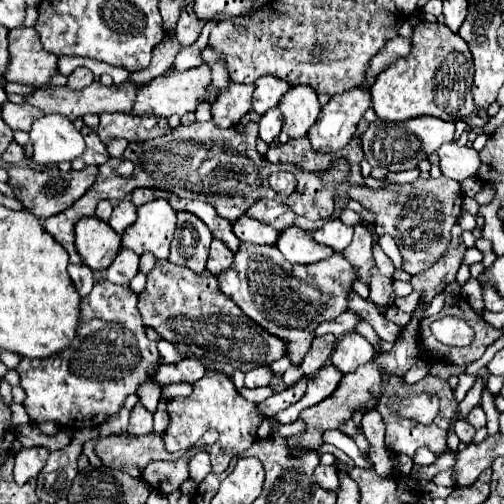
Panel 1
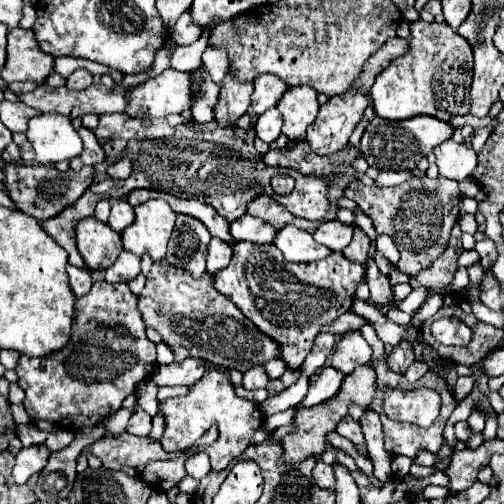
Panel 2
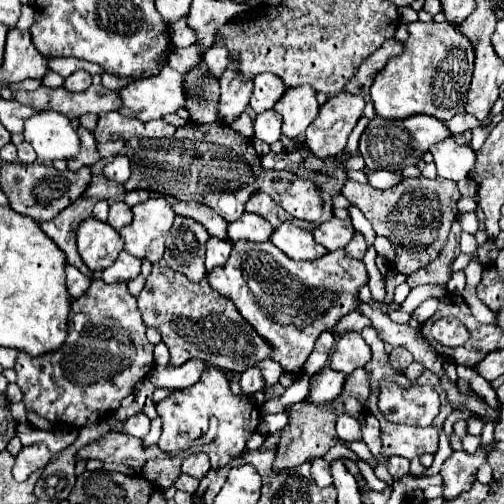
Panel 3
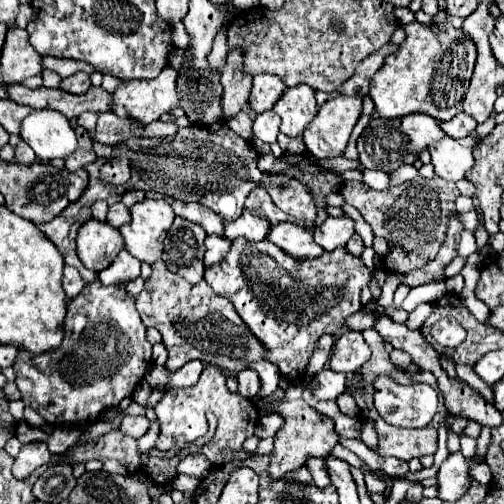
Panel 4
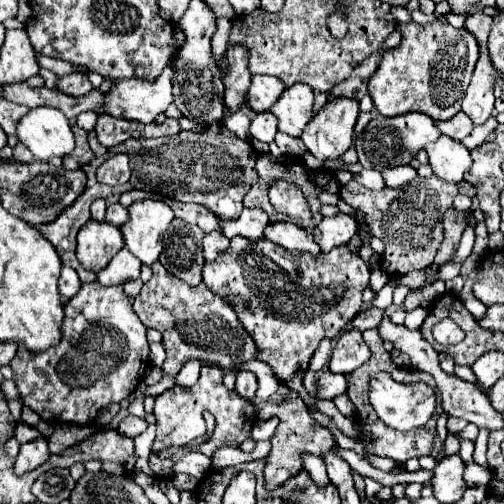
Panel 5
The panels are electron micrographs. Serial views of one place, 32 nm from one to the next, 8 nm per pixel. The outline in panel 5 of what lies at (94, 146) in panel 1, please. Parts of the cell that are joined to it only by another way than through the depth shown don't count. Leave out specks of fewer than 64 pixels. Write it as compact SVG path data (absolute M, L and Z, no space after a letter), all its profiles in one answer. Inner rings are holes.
M78 126L74 128L74 138L76 138L76 148L62 160L62 166L66 170L78 170L82 164L90 162L94 156L94 152L88 146L88 134L82 128L78 128Z

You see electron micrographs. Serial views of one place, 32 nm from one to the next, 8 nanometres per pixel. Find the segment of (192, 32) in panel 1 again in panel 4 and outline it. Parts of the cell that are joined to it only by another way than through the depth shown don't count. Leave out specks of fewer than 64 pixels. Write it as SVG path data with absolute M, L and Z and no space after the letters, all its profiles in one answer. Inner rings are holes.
M174 24L172 26L172 40L174 40L174 44L176 44L176 48L186 48L188 46L188 40L190 40L190 36L188 36L188 32L186 32L186 28L184 28L184 24Z

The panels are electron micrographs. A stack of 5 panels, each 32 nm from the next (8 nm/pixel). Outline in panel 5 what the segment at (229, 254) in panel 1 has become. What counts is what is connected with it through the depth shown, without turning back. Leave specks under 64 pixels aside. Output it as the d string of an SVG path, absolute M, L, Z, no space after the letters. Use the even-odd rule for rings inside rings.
M210 232L204 236L202 246L204 246L204 258L206 260L216 260L220 254L226 252L230 240L224 238L222 232Z

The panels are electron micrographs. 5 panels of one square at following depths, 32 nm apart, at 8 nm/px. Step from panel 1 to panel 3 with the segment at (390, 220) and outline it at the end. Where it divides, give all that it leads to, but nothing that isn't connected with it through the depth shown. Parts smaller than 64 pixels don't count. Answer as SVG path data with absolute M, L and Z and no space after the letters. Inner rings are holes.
M422 176L404 180L388 190L376 190L368 184L348 180L342 188L342 194L352 206L362 210L378 236L386 236L394 244L396 258L388 262L388 266L402 274L412 274L428 266L438 256L448 238L450 224L458 214L456 200L460 198L456 182L444 178L428 180Z

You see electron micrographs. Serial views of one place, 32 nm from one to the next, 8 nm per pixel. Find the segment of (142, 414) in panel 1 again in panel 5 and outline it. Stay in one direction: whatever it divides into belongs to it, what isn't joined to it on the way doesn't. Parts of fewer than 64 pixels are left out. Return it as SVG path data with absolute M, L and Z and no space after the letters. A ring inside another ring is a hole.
M126 416L124 420L120 420L120 424L118 424L116 430L118 430L122 436L136 438L136 436L142 434L146 428L148 428L148 424L146 424L142 418L138 418L138 416Z

